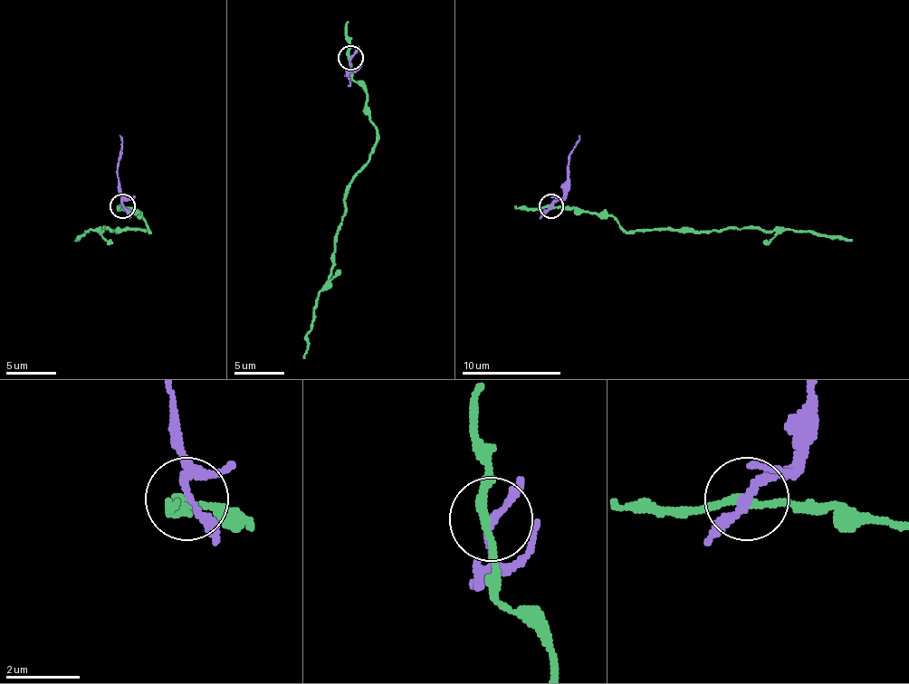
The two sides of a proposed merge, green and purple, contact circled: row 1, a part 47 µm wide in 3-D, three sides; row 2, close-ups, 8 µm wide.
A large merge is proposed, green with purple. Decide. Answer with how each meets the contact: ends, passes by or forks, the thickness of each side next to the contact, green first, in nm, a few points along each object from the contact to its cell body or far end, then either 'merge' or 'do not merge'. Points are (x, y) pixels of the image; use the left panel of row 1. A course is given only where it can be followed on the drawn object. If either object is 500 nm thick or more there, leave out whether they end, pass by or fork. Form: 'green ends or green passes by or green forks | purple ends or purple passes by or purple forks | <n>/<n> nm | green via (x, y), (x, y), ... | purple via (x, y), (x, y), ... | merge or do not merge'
green passes by | purple passes by | 200/190 nm | green via (121, 205), (121, 207), (138, 213), (148, 232), (107, 227), (89, 230), (74, 240) | purple via (121, 205), (117, 163), (121, 138), (119, 136) | do not merge

